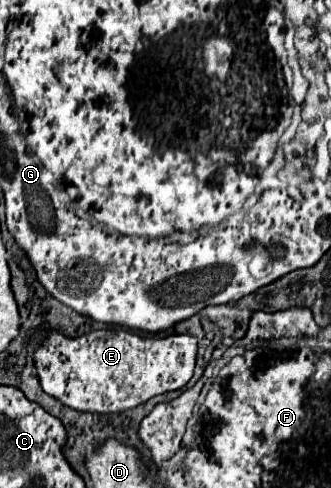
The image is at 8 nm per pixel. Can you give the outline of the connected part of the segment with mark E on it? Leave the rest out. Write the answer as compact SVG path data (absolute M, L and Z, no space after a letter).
M109 327L69 339L53 331L37 349L35 367L43 391L63 405L89 413L119 413L155 395L181 389L193 375L195 355L197 339L187 333L155 339Z

